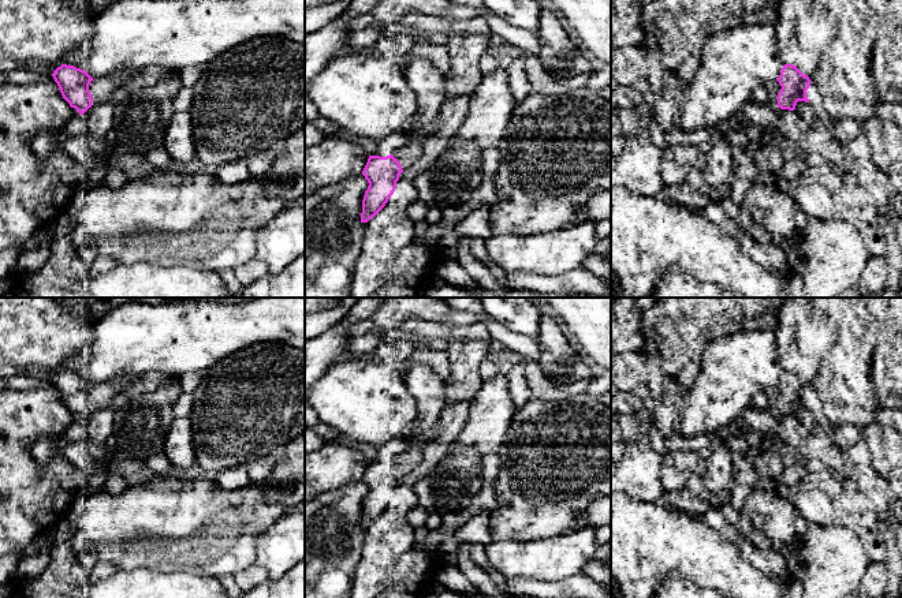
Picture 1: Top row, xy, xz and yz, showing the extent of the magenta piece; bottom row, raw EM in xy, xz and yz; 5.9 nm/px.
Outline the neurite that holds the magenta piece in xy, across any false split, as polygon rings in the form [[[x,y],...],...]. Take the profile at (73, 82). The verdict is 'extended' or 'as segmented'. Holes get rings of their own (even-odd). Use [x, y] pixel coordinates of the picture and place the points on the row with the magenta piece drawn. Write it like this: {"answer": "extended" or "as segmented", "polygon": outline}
{"answer": "extended", "polygon": [[[62,64],[52,76],[63,98],[83,115],[89,108],[104,104],[118,90],[135,76],[137,71],[123,71],[93,79],[86,71],[74,66]]]}

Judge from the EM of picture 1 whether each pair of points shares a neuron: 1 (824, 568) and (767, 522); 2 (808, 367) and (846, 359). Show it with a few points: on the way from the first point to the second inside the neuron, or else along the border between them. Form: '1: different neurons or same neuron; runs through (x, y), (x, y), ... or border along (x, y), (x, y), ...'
1: same neuron; runs through (812, 550), (802, 533), (789, 530), (785, 526)
2: different neurons; border along (830, 352), (820, 366)

